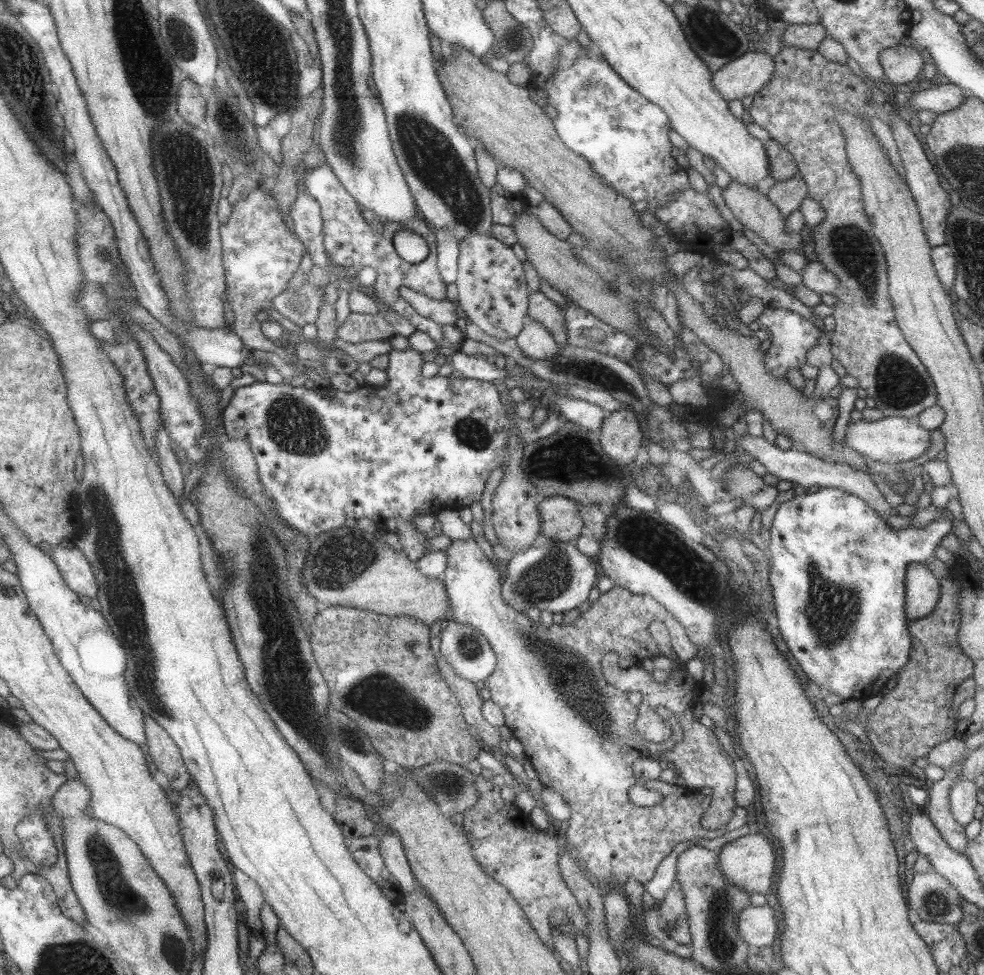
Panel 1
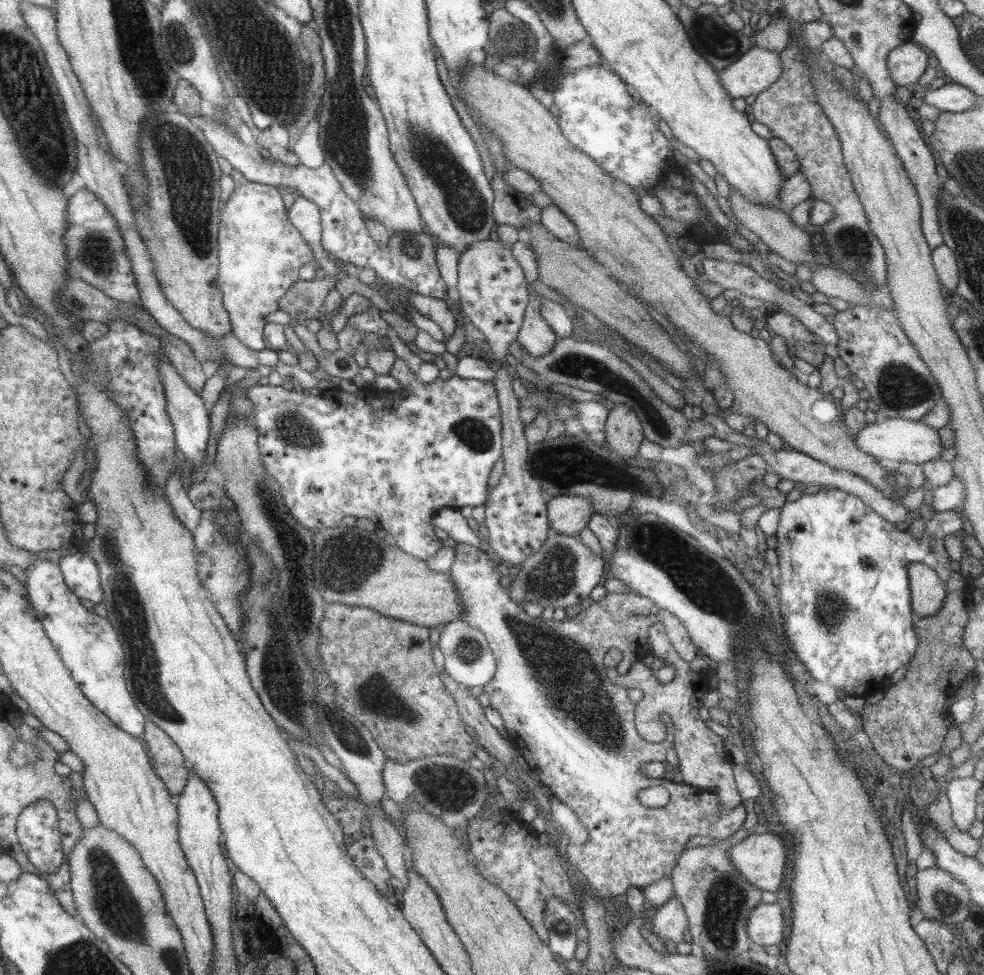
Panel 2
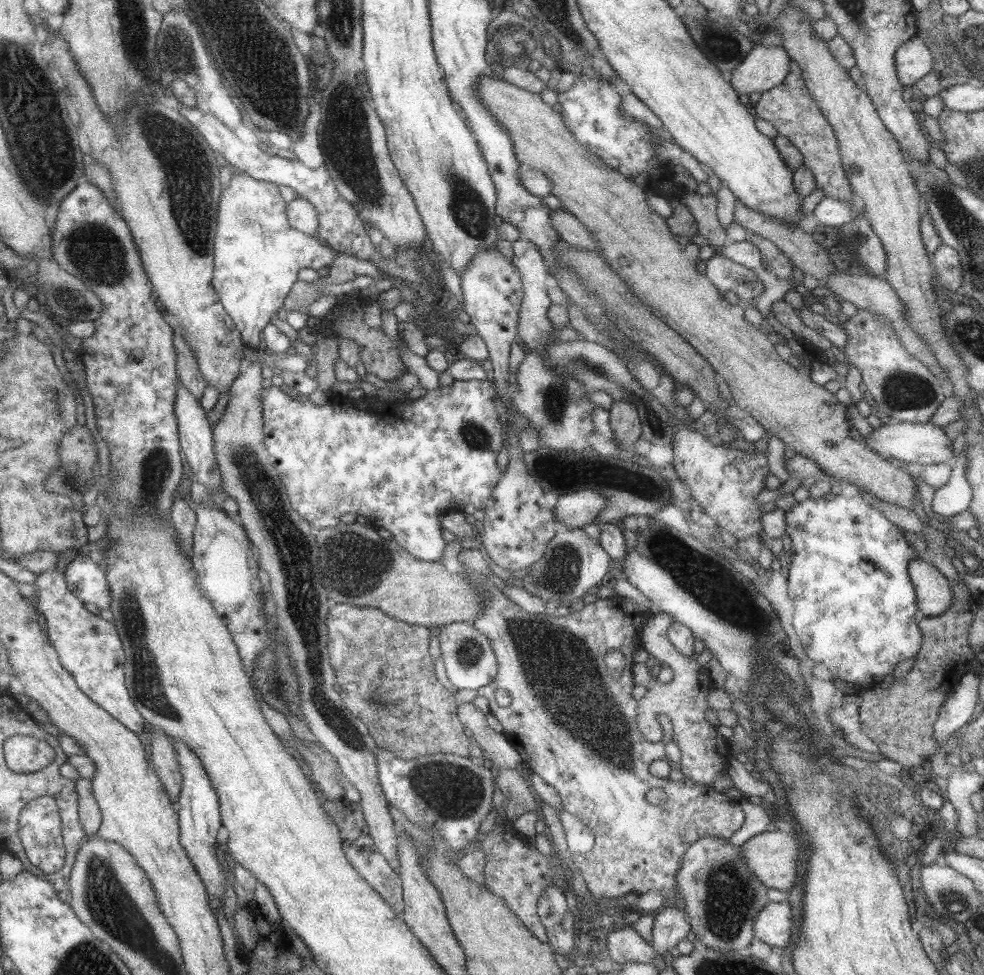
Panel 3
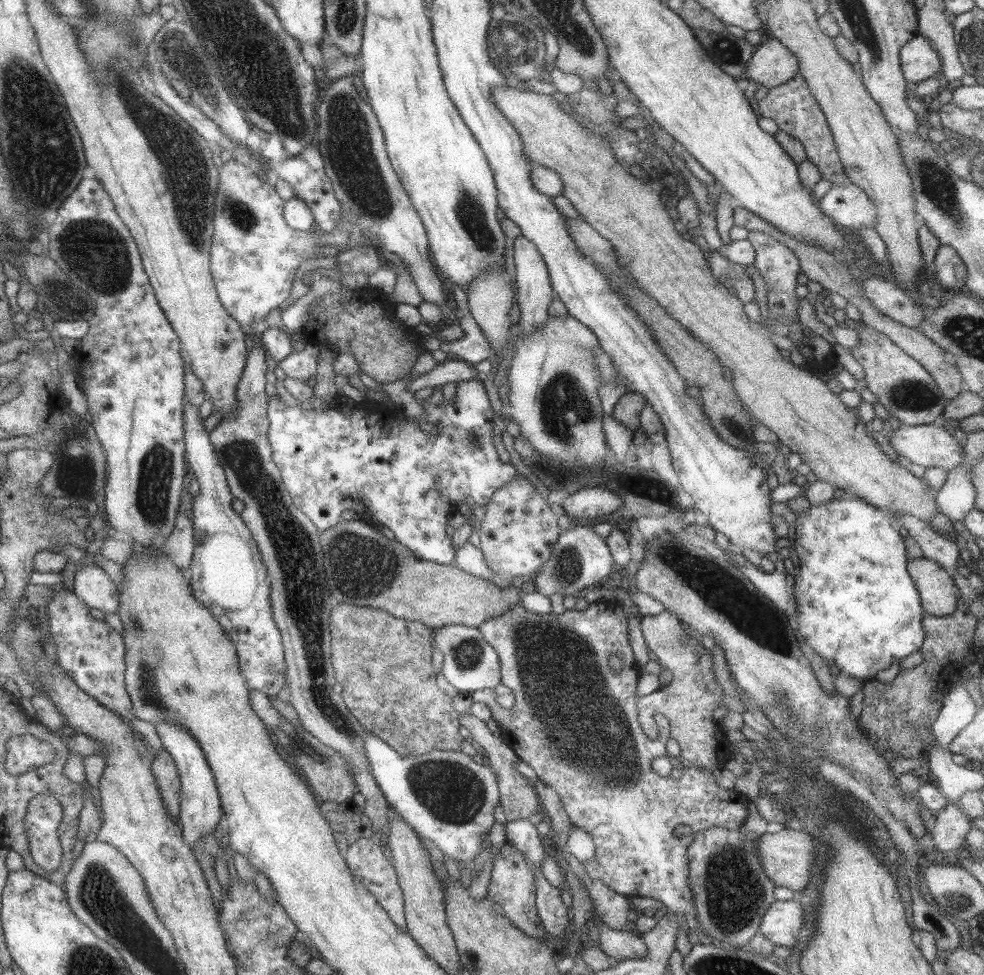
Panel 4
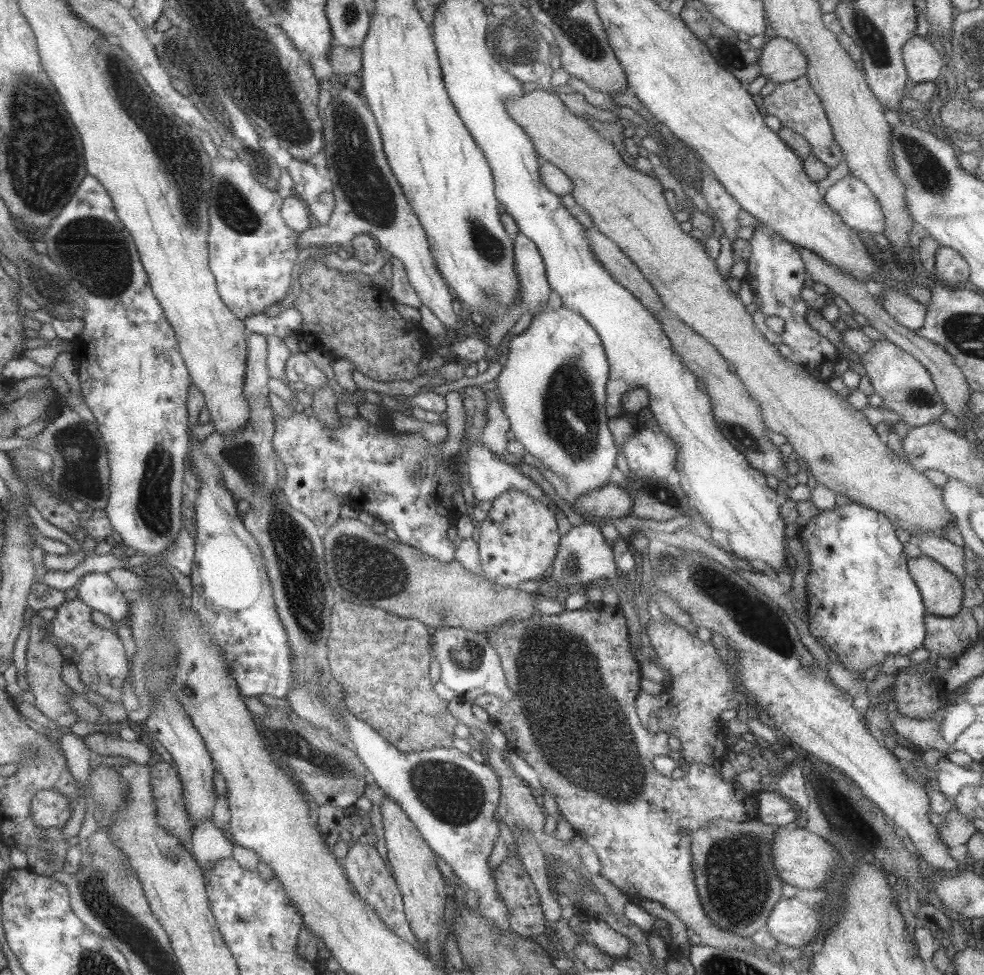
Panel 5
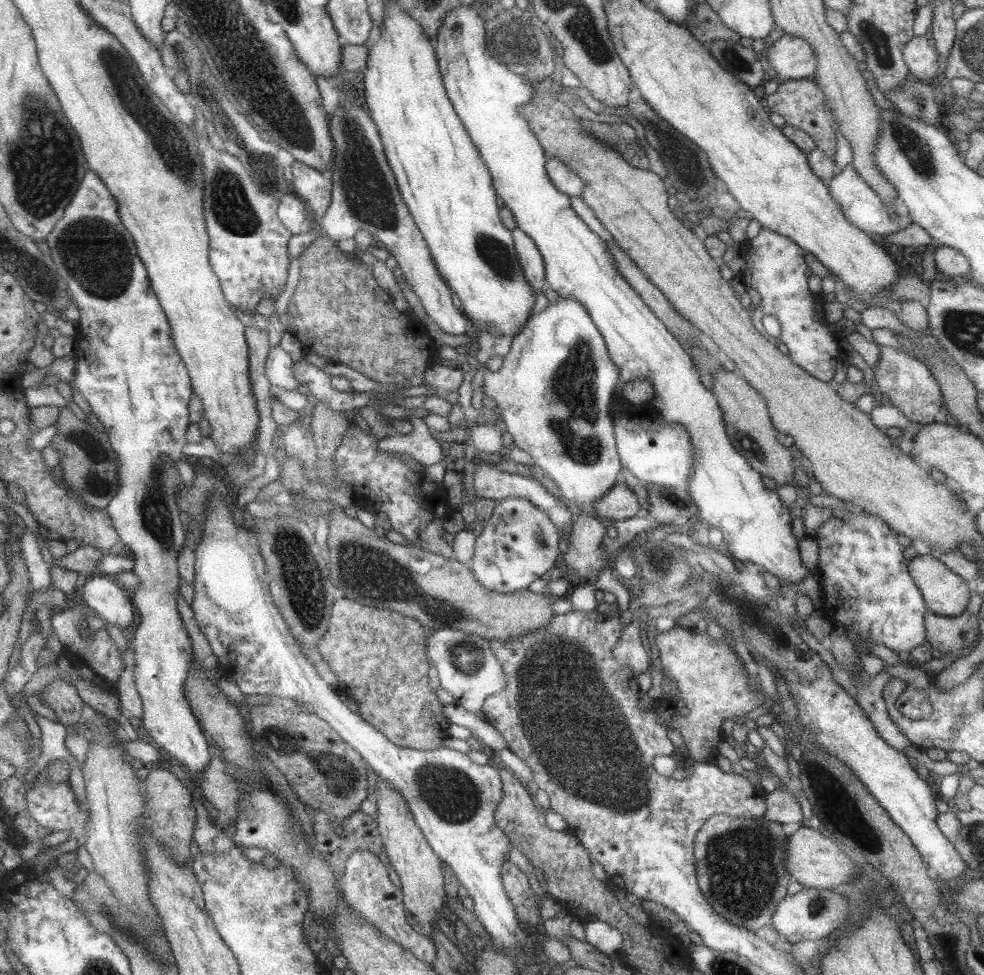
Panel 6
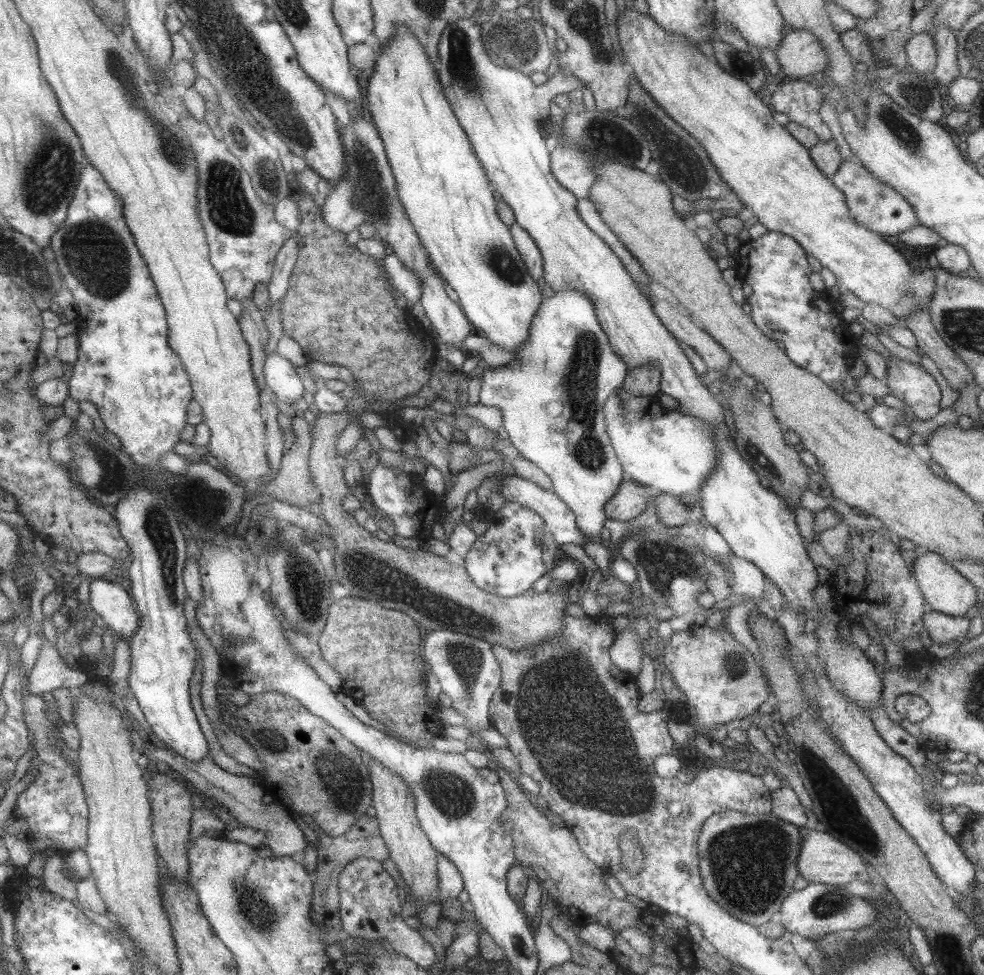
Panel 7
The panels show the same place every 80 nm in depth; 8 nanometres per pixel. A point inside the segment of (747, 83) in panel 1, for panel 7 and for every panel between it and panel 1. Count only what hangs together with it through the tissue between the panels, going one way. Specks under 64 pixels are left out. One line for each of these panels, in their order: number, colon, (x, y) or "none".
2: (757, 68)
3: (764, 67)
4: (771, 64)
5: (779, 60)
6: (790, 57)
7: (799, 55)

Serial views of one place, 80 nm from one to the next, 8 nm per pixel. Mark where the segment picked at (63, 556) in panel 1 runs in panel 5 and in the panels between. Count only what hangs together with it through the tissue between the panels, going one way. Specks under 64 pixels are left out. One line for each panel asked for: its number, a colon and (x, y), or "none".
2: (80, 574)
3: (85, 578)
4: (90, 583)
5: (96, 590)

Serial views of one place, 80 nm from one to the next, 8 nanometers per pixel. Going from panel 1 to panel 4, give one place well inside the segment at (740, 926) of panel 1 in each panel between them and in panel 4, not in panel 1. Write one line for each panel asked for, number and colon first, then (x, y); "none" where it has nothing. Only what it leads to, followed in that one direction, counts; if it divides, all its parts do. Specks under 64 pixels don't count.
2: (765, 926)
3: (773, 924)
4: (782, 922)

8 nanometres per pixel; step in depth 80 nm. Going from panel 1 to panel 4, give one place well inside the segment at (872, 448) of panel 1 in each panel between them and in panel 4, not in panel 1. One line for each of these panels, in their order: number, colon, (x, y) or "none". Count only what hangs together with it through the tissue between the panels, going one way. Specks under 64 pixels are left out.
2: (892, 440)
3: (922, 444)
4: (930, 445)

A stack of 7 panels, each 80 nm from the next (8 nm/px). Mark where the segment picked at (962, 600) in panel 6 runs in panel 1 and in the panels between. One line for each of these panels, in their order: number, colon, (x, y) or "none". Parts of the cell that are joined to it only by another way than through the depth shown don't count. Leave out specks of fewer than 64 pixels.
1: (922, 590)
2: (927, 591)
3: (933, 594)
4: (938, 595)
5: (941, 592)

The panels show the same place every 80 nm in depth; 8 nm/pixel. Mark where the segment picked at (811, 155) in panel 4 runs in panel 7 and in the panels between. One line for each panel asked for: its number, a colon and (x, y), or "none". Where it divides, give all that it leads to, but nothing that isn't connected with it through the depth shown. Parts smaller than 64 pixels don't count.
5: (797, 107)
6: (800, 102)
7: (799, 99)

